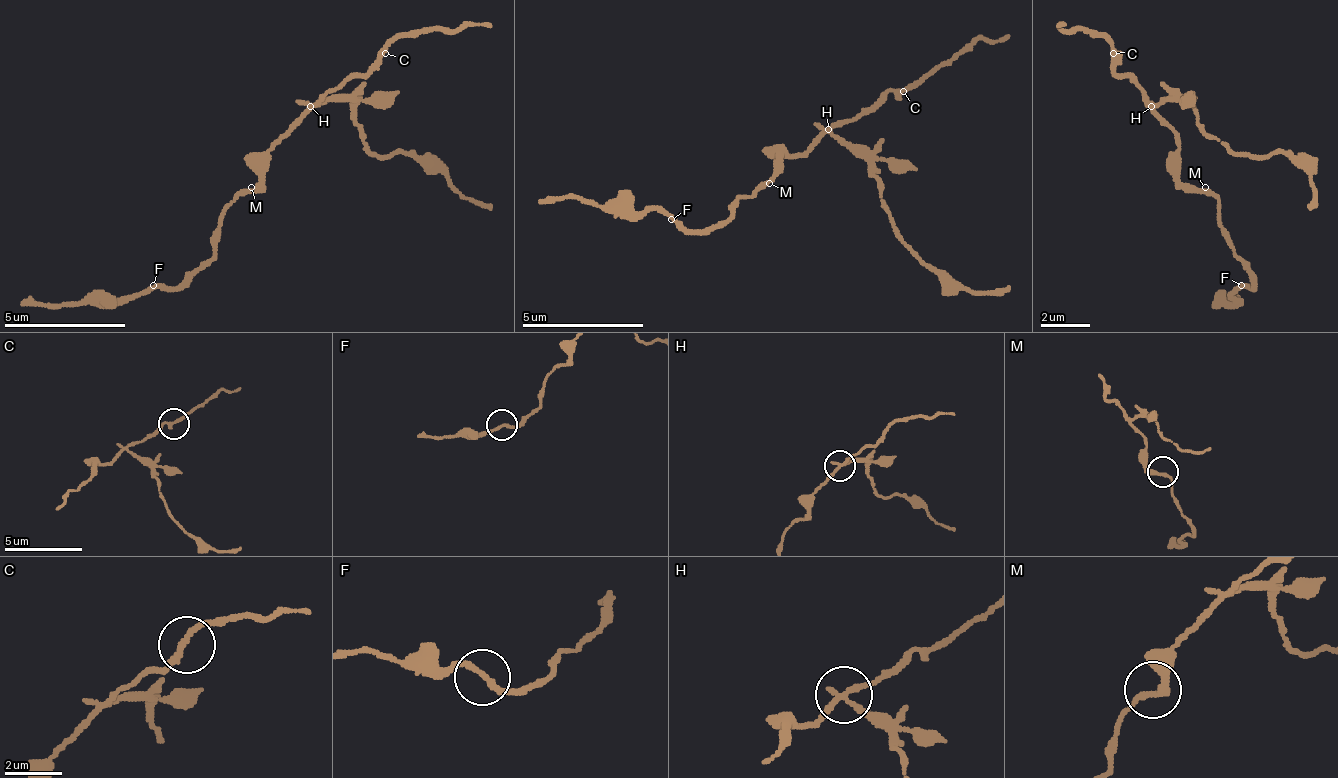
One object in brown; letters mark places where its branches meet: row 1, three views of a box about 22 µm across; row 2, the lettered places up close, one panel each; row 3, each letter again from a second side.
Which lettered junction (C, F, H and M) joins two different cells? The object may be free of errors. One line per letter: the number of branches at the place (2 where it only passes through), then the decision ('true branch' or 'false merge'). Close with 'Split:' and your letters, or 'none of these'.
C: 2 | true branch
F: 2 | true branch
H: 3 | false merge
M: 2 | true branch
Split: H

